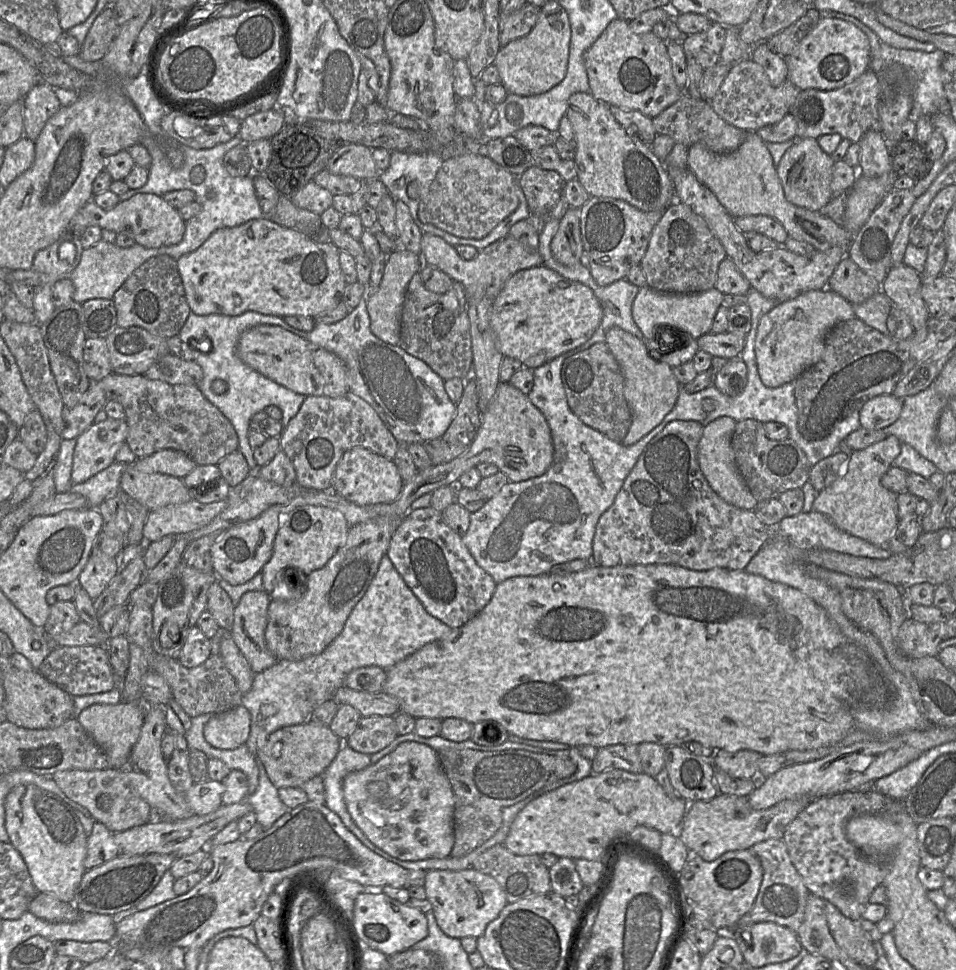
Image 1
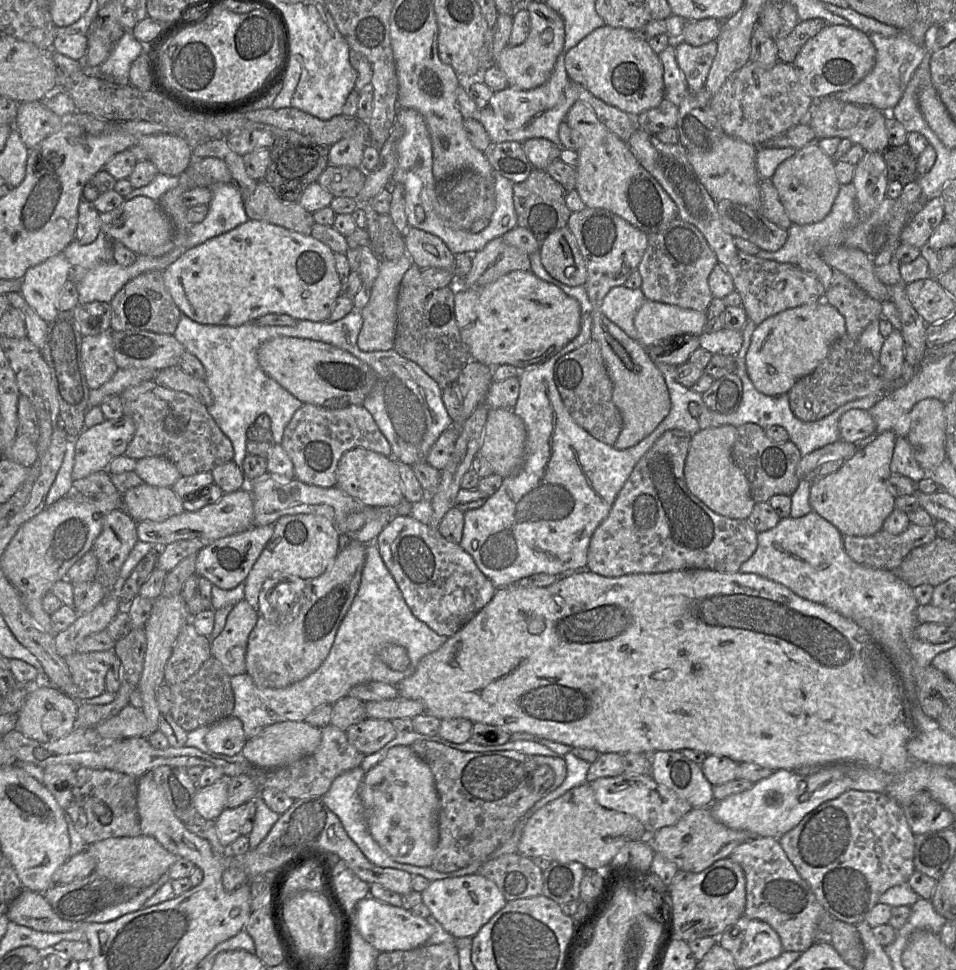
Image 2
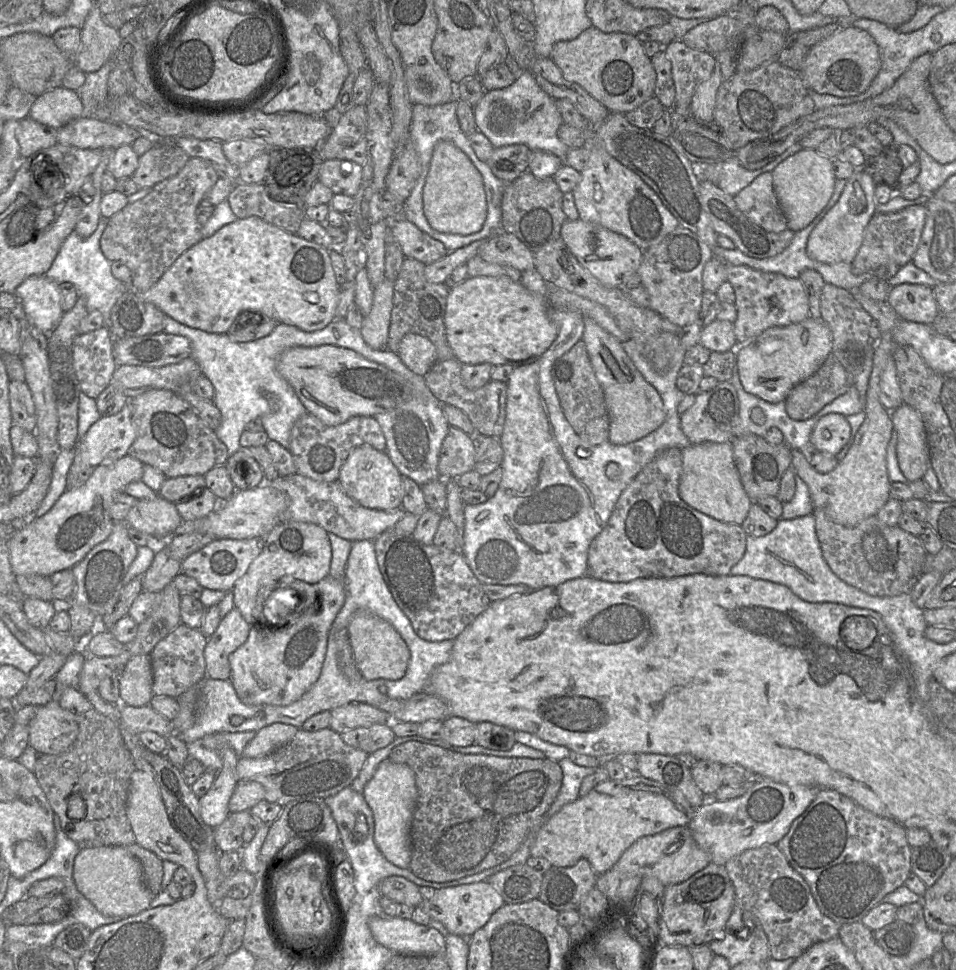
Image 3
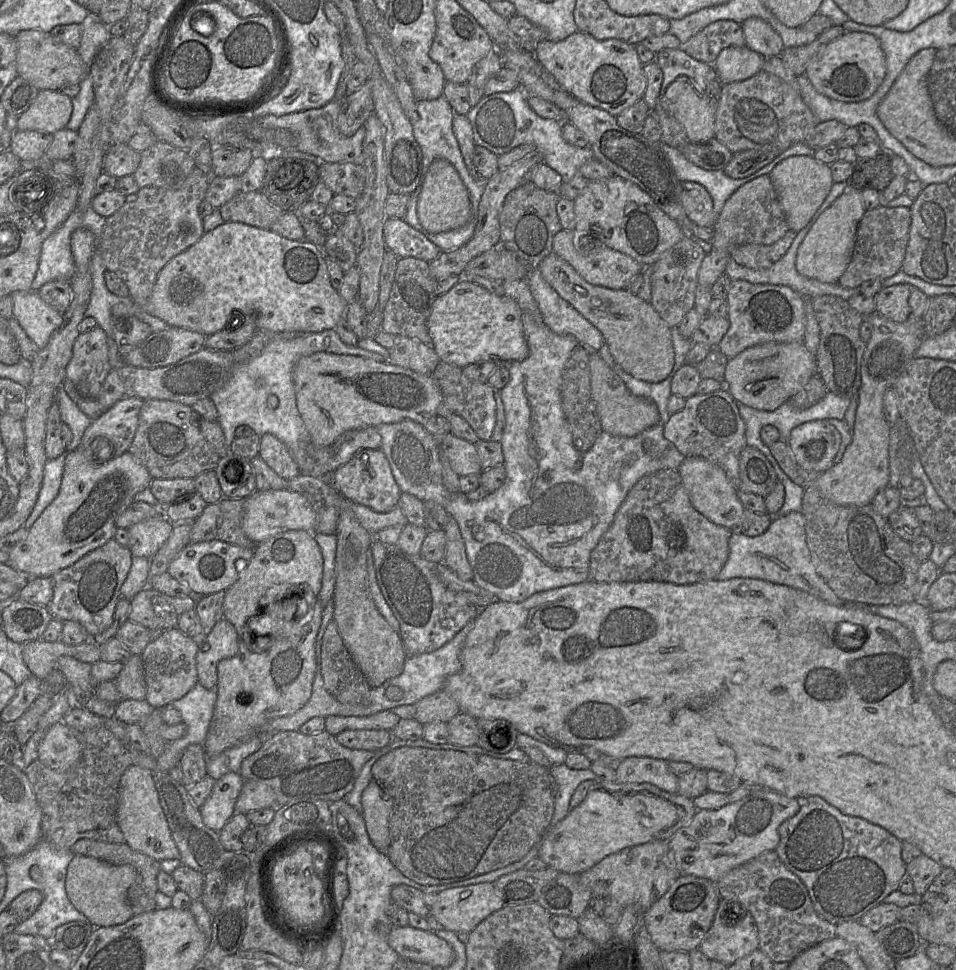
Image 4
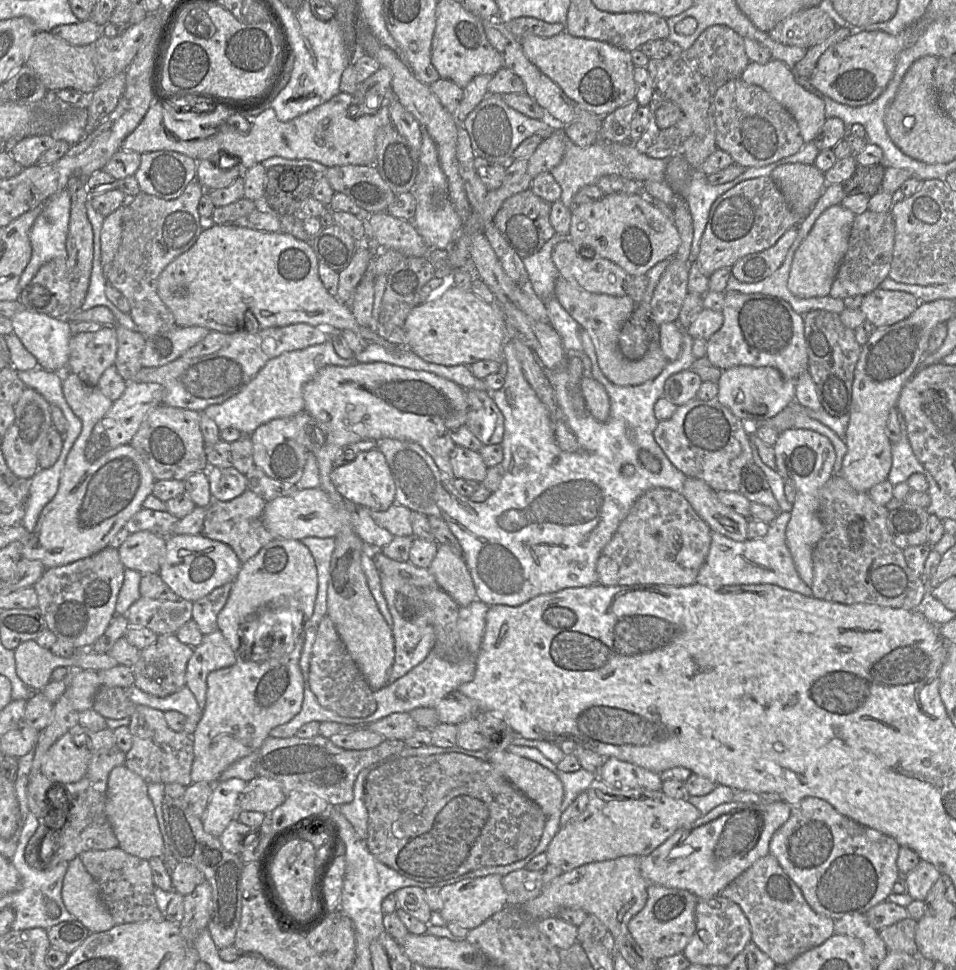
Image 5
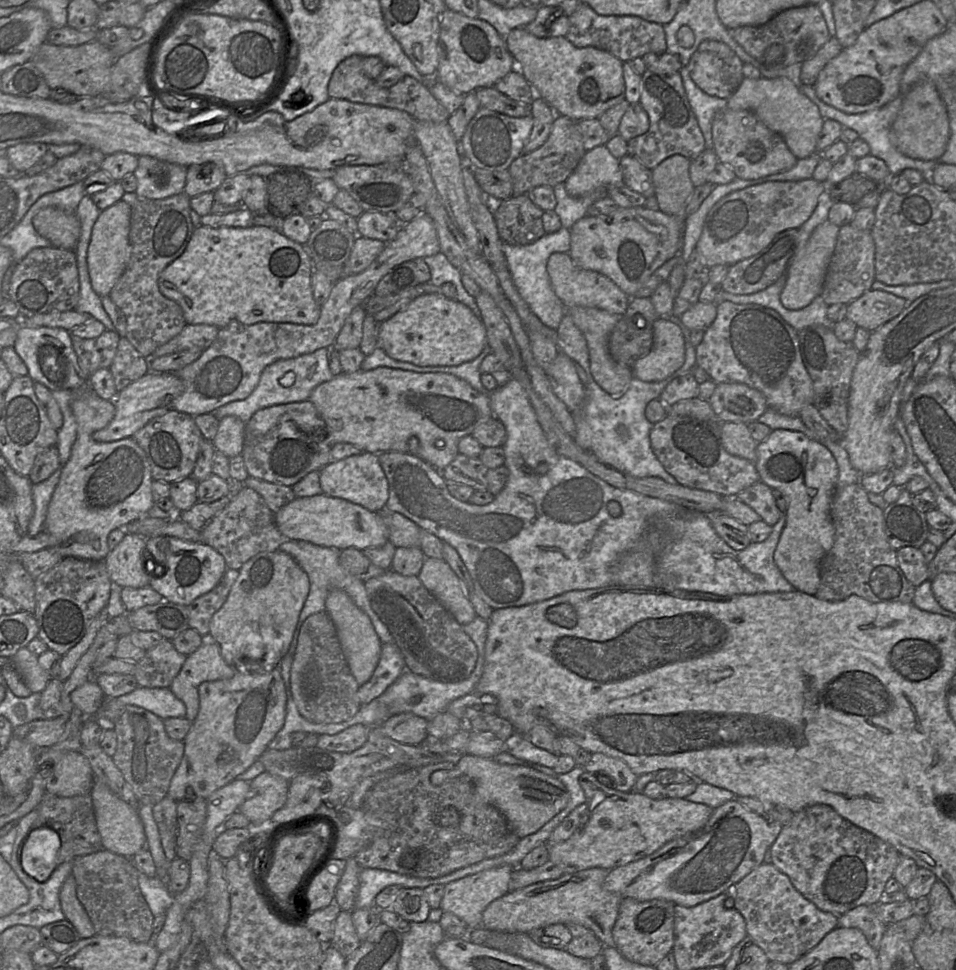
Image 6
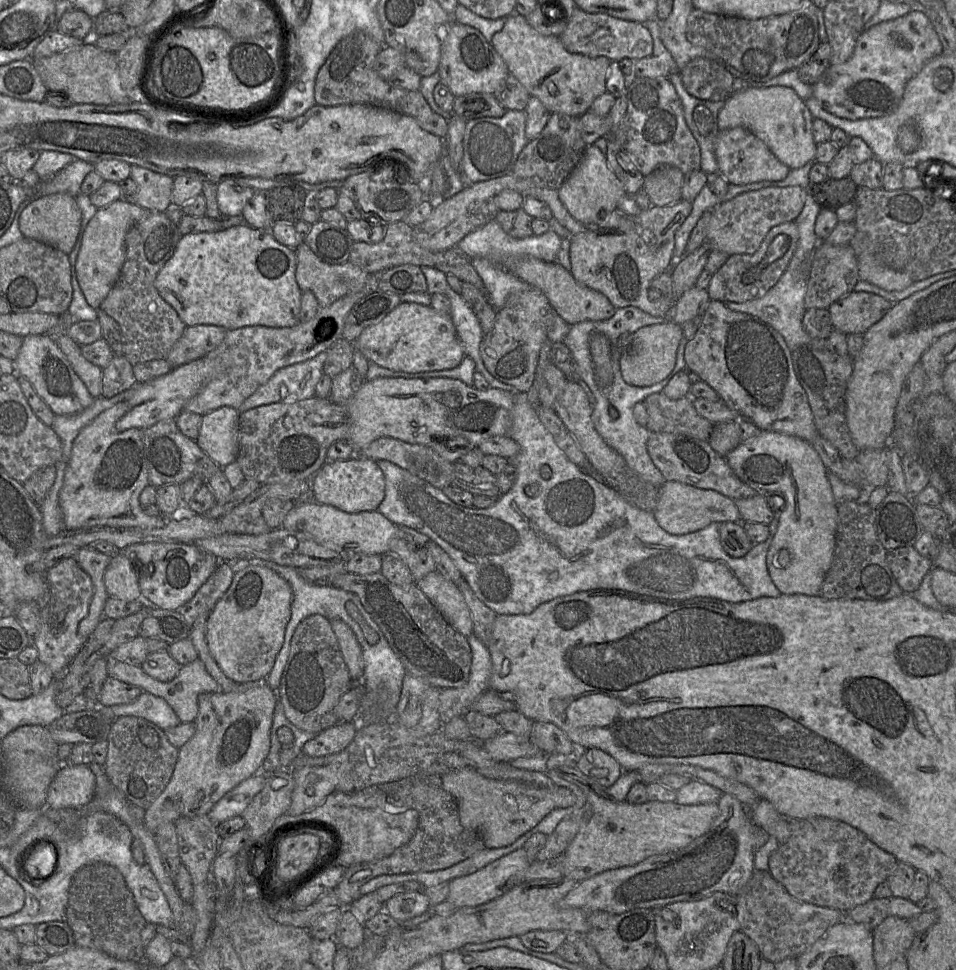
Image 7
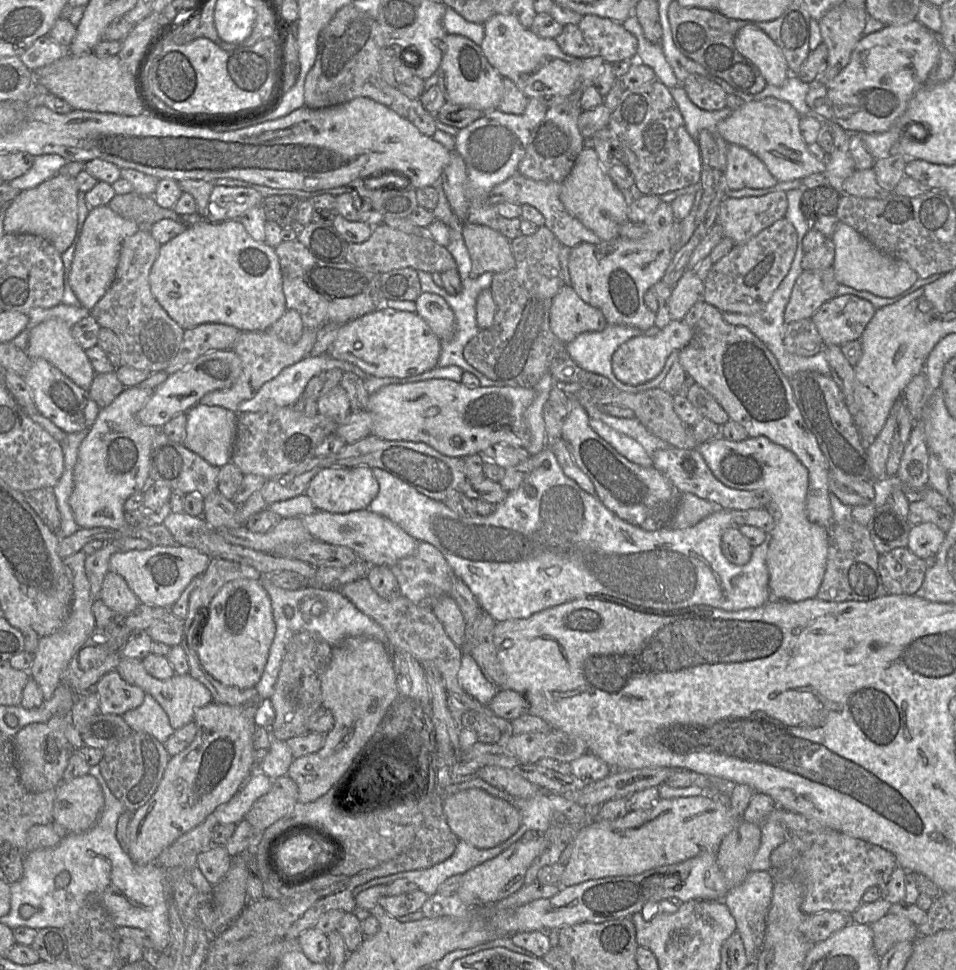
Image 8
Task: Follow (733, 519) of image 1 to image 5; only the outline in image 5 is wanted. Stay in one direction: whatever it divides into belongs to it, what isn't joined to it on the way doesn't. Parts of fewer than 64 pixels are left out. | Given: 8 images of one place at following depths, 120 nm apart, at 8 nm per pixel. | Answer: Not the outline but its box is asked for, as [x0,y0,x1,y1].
[596,488,711,586]

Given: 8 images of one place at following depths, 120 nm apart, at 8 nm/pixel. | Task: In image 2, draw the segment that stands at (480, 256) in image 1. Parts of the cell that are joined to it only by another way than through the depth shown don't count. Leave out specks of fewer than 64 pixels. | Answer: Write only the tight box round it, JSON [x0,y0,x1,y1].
[403,227,455,273]

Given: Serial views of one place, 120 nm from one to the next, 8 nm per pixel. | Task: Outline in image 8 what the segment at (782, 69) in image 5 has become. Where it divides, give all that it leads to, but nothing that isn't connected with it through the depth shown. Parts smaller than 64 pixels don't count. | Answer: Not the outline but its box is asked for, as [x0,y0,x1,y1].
[718,97,826,182]

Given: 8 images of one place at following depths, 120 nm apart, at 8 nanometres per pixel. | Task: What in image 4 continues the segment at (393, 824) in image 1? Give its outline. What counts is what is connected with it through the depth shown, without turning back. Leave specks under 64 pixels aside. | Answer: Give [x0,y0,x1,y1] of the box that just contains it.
[362,780,393,854]

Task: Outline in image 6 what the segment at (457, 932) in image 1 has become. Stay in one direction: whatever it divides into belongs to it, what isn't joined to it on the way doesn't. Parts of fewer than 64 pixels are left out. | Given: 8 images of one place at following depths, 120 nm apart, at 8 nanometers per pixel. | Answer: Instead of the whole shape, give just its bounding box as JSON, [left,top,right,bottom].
[441,865,514,930]

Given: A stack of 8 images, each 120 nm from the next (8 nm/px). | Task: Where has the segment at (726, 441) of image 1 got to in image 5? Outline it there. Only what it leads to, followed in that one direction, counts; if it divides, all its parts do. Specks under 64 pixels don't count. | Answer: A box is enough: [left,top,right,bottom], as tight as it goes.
[682,477,748,542]

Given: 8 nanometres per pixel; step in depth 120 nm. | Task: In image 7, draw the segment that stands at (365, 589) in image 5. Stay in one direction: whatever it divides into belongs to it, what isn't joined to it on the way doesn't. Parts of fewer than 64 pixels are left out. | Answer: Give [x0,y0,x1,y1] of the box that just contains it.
[329,620,363,682]

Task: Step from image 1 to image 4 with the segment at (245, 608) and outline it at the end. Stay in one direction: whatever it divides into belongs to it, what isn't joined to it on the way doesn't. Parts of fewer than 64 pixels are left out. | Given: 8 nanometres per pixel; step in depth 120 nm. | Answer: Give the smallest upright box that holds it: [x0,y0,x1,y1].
[196,619,239,689]

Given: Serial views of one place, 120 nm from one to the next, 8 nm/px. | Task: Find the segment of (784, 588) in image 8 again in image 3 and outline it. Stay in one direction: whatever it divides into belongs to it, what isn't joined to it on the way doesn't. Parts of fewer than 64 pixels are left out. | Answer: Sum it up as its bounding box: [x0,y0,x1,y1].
[810,413,851,455]

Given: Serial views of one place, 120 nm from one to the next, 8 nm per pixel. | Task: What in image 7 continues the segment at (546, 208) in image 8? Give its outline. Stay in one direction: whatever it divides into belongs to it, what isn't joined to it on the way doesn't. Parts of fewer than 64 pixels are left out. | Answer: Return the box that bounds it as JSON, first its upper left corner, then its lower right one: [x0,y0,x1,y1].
[413,172,588,252]

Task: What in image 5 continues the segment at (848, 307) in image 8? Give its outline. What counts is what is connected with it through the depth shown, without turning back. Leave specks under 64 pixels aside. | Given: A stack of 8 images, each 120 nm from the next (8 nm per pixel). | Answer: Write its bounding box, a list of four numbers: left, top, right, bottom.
[859,288,920,328]

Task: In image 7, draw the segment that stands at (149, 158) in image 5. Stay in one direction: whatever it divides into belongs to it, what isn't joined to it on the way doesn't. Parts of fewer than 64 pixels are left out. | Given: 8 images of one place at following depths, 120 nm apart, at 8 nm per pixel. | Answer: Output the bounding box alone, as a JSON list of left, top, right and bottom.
[130,165,174,212]

